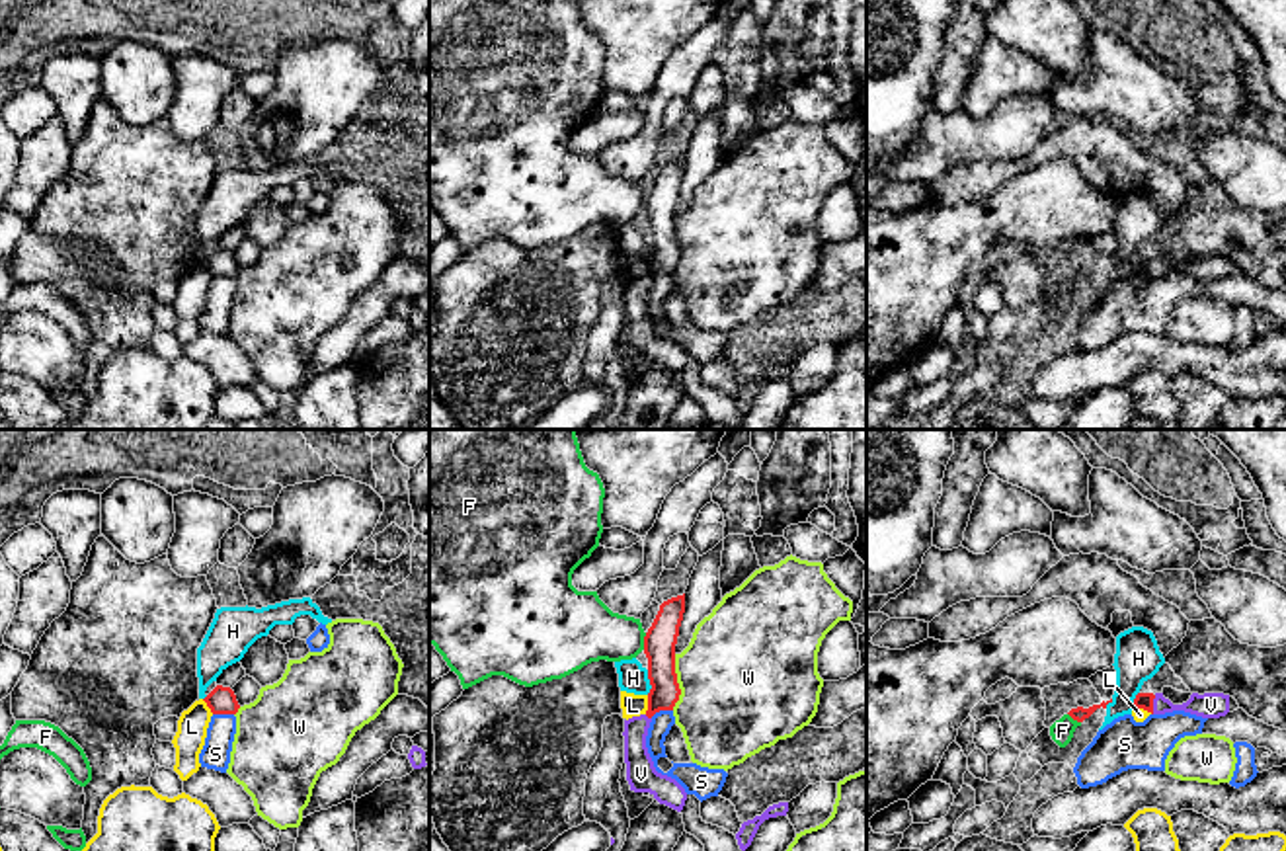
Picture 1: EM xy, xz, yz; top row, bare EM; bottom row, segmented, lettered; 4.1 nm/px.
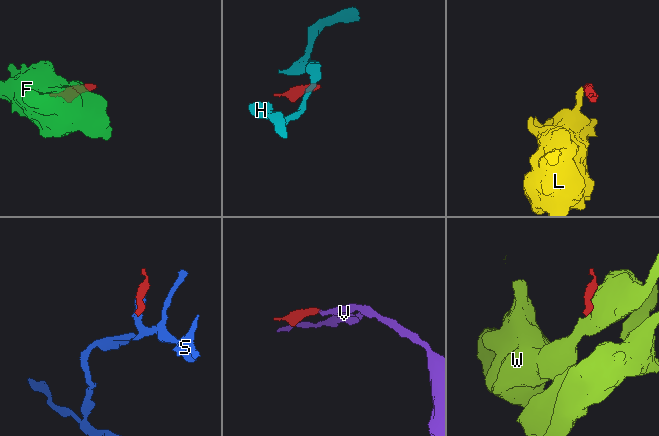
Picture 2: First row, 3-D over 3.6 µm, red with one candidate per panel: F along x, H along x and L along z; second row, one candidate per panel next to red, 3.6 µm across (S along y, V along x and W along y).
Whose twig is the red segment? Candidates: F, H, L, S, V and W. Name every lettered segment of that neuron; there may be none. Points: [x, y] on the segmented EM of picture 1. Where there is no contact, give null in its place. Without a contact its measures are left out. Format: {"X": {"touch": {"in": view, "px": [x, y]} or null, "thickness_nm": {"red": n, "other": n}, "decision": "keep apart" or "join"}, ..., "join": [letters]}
{"F": {"touch": {"in": "xz", "px": [644, 641]}, "thickness_nm": {"red": 130, "other": 260}, "decision": "keep apart"}, "H": {"touch": {"in": "xz", "px": [650, 682]}, "thickness_nm": {"red": 130, "other": 120}, "decision": "keep apart"}, "L": {"touch": {"in": "xz", "px": [648, 705]}, "thickness_nm": {"red": 130, "other": 100}, "decision": "keep apart"}, "S": {"touch": {"in": "xz", "px": [660, 709]}, "thickness_nm": {"red": 130, "other": 90}, "decision": "keep apart"}, "V": {"touch": {"in": "yz", "px": [1152, 705]}, "thickness_nm": {"red": 70, "other": 110}, "decision": "join"}, "W": {"touch": {"in": "xz", "px": [676, 682]}, "thickness_nm": {"red": 130, "other": 480}, "decision": "keep apart"}, "join": ["V"]}

